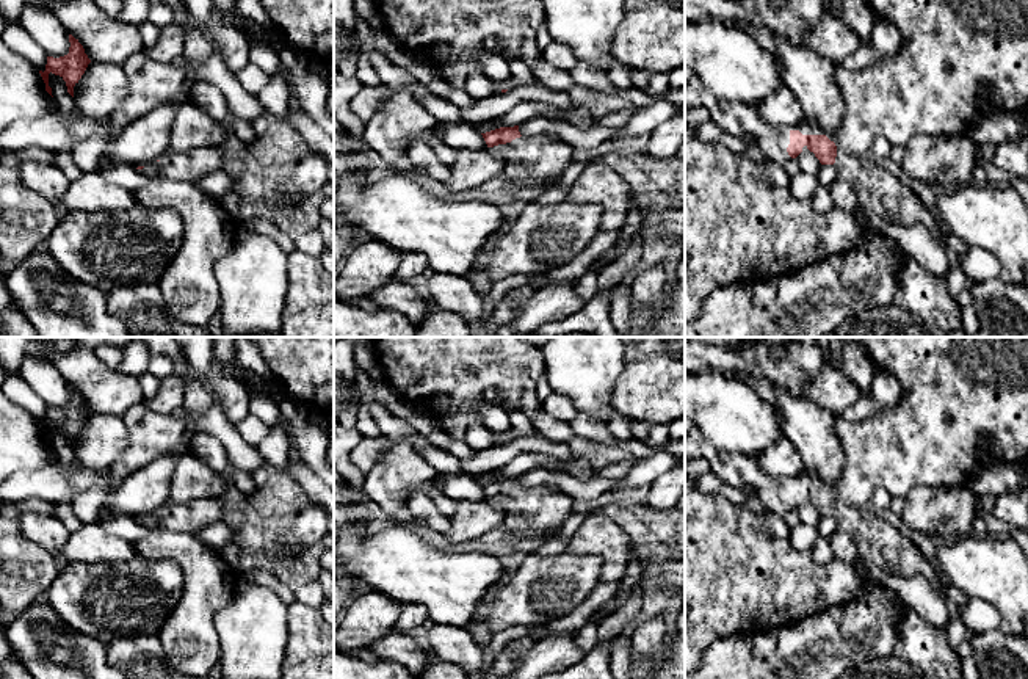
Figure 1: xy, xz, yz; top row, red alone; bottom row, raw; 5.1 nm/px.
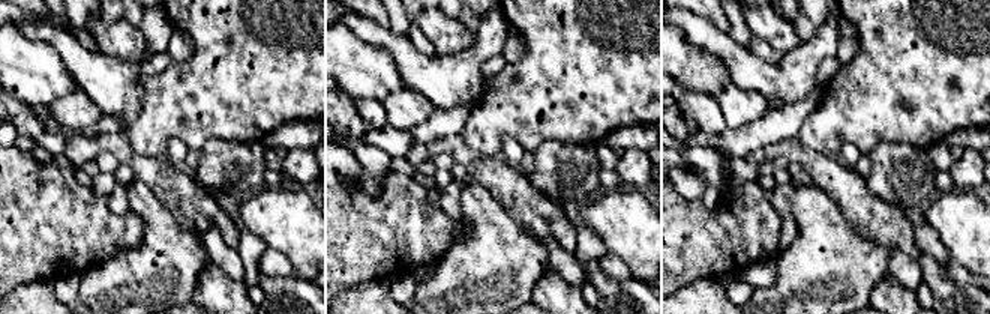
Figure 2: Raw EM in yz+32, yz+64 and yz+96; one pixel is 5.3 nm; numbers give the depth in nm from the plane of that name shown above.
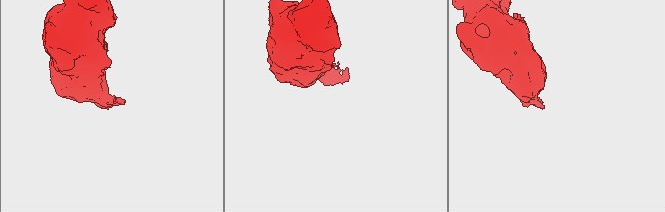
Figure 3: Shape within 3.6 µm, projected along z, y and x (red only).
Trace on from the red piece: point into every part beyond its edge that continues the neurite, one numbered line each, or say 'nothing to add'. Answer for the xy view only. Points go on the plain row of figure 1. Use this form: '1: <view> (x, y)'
1: xy (188, 518)

